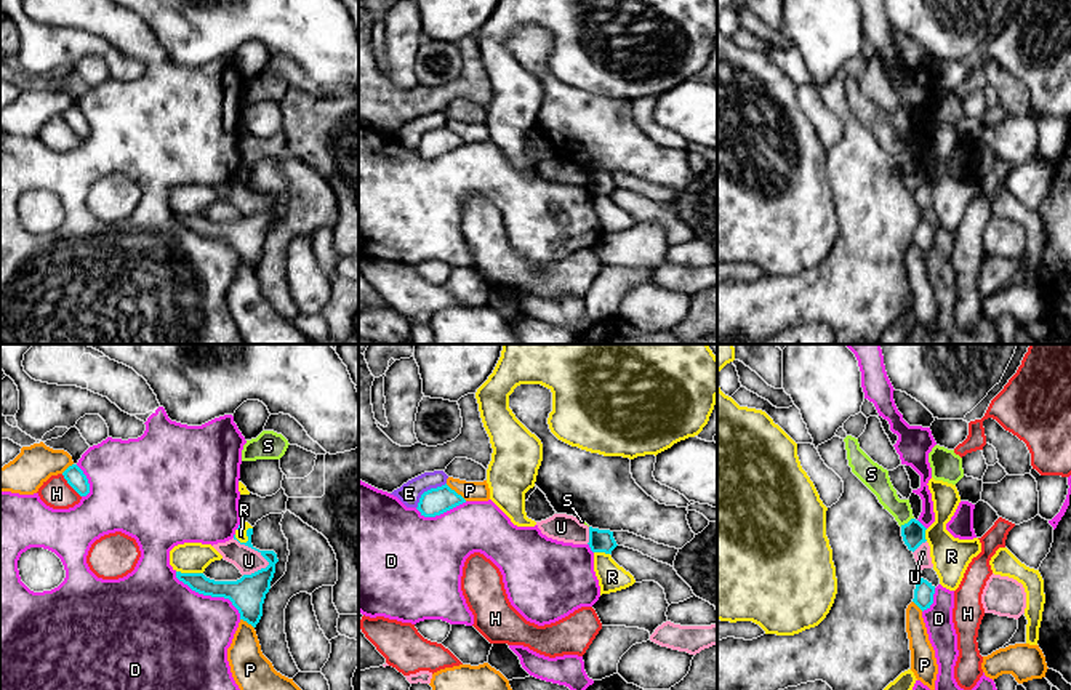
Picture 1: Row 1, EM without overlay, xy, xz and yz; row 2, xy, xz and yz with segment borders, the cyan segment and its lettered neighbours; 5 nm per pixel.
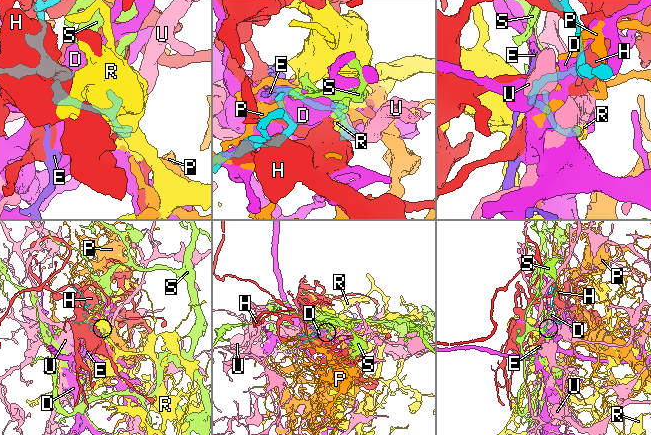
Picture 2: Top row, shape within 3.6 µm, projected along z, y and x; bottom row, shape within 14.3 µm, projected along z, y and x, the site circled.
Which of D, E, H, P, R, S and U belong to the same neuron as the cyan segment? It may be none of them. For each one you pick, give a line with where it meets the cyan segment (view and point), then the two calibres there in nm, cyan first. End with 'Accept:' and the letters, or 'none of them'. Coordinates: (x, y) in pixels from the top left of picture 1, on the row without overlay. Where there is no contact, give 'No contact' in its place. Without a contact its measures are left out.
Accept: none of them

